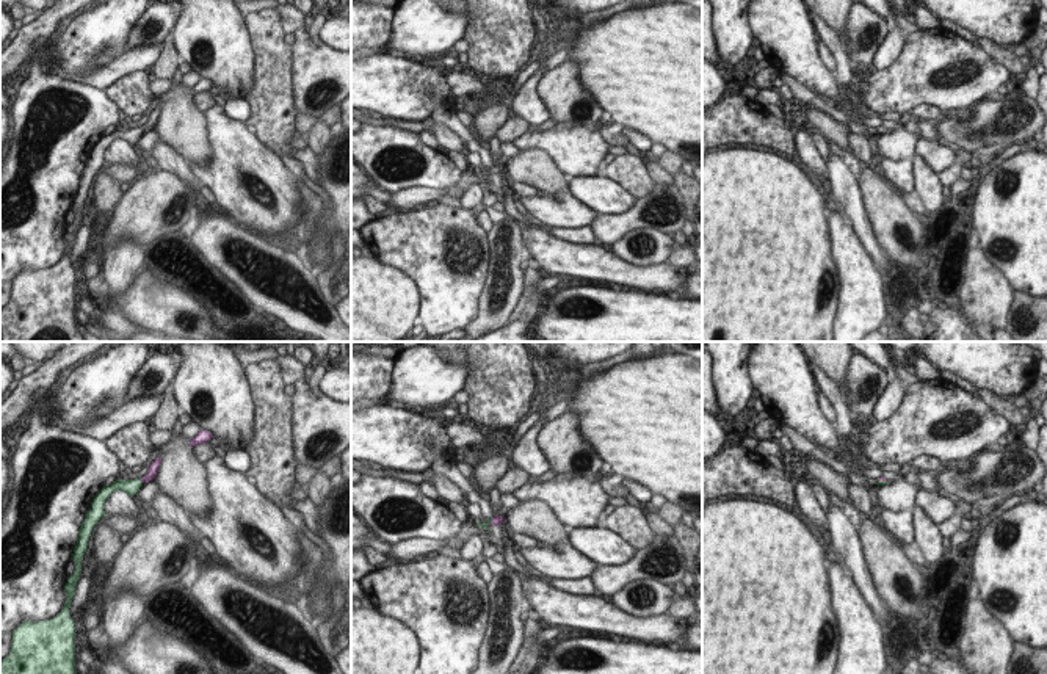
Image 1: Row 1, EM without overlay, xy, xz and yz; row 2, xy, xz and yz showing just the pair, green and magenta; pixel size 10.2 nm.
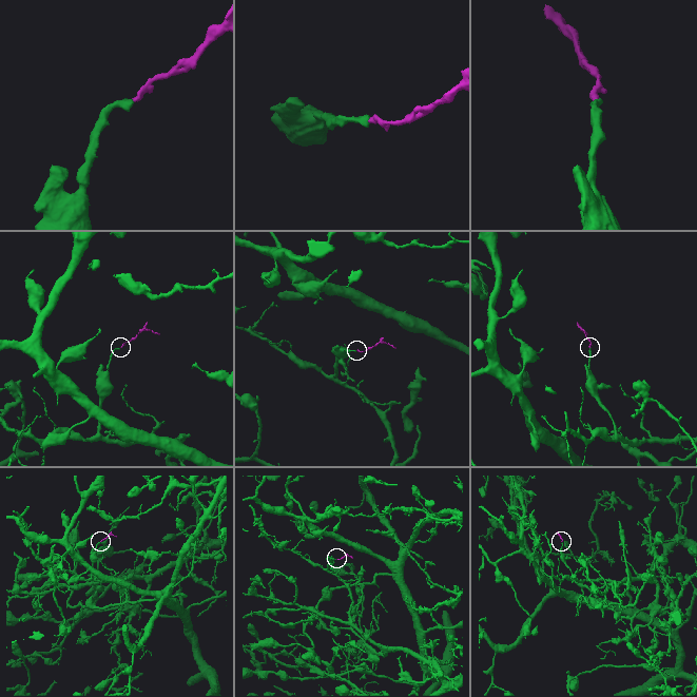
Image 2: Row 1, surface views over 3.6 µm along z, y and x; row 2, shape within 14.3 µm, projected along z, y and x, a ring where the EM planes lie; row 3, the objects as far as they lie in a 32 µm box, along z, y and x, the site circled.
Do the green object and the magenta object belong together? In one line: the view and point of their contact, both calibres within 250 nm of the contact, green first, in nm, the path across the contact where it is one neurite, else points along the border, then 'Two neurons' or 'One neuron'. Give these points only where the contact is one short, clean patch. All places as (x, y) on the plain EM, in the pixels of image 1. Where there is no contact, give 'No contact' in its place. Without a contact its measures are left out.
Touches green at xy (140, 129). Thickness 160 nm (green) against 100 nm. Path across: xy (130, 135), (140, 129), (151, 123). One neuron.

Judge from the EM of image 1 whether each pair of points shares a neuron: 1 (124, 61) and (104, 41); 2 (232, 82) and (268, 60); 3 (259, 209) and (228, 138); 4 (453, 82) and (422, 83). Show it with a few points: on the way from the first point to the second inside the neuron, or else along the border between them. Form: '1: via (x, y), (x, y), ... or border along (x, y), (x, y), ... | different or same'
1: border along (127, 49), (86, 76) | different
2: border along (254, 68), (254, 85), (242, 97) | different
3: via (245, 192), (237, 179), (237, 155) | same
4: border along (442, 72), (450, 88) | different

